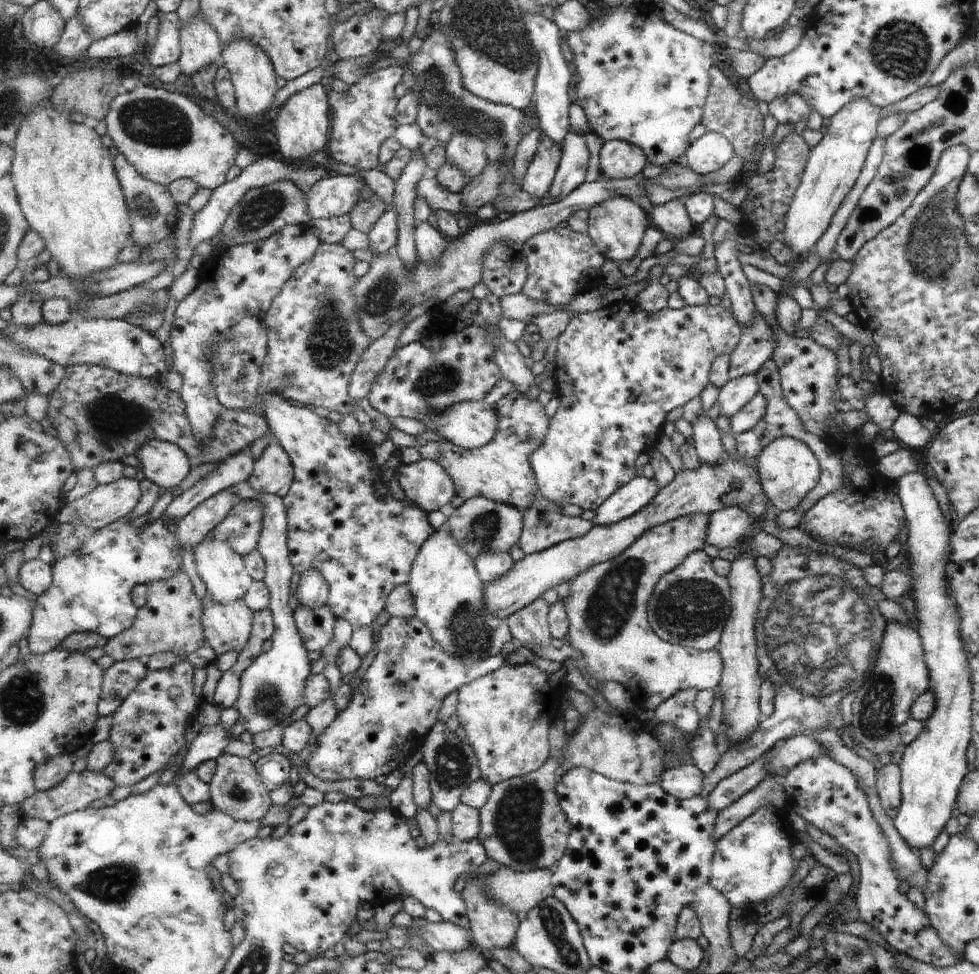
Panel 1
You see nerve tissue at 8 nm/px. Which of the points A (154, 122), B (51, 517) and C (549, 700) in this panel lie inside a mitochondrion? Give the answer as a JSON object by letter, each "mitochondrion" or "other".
{"A":"mitochondrion","B":"other","C":"other"}

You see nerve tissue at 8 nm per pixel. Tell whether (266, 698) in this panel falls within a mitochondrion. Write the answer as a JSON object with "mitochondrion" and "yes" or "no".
{"mitochondrion":"yes"}

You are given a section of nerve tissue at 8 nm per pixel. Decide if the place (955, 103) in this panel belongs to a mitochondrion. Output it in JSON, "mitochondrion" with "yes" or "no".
{"mitochondrion":"yes"}

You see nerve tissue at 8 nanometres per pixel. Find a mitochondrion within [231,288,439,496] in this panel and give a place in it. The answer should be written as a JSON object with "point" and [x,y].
{"point":[330,341]}

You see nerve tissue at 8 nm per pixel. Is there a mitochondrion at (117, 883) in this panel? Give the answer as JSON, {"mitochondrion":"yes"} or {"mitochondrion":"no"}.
{"mitochondrion":"yes"}

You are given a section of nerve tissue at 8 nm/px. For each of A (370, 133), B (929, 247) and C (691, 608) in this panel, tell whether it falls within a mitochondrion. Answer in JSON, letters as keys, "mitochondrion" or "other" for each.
{"A":"other","B":"mitochondrion","C":"mitochondrion"}

